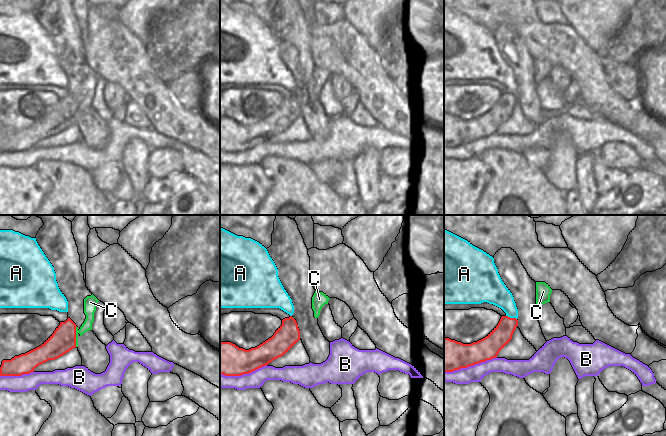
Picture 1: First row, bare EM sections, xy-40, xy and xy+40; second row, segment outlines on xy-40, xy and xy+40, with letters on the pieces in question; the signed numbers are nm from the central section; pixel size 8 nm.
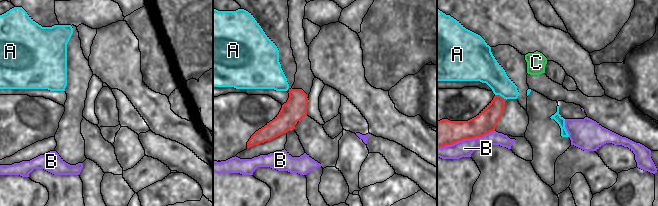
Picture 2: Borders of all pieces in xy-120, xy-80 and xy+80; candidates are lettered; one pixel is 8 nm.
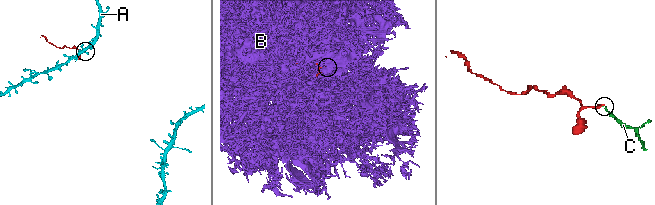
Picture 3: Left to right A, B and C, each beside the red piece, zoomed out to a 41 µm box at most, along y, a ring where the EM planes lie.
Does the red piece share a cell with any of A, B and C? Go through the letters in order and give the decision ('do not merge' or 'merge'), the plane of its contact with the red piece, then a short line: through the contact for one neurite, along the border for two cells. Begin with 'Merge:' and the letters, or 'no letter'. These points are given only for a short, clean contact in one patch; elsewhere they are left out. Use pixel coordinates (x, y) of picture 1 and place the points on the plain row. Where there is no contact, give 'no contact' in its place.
Merge: C
A: do not merge; meets red in xy+40; line xy+40 (506, 91), (516, 95)
B: do not merge; meets red in xy+40
C: merge; meets red in xy-40; line xy-40 (63, 115), (66, 112), (75, 112), (87, 100), (89, 85)

